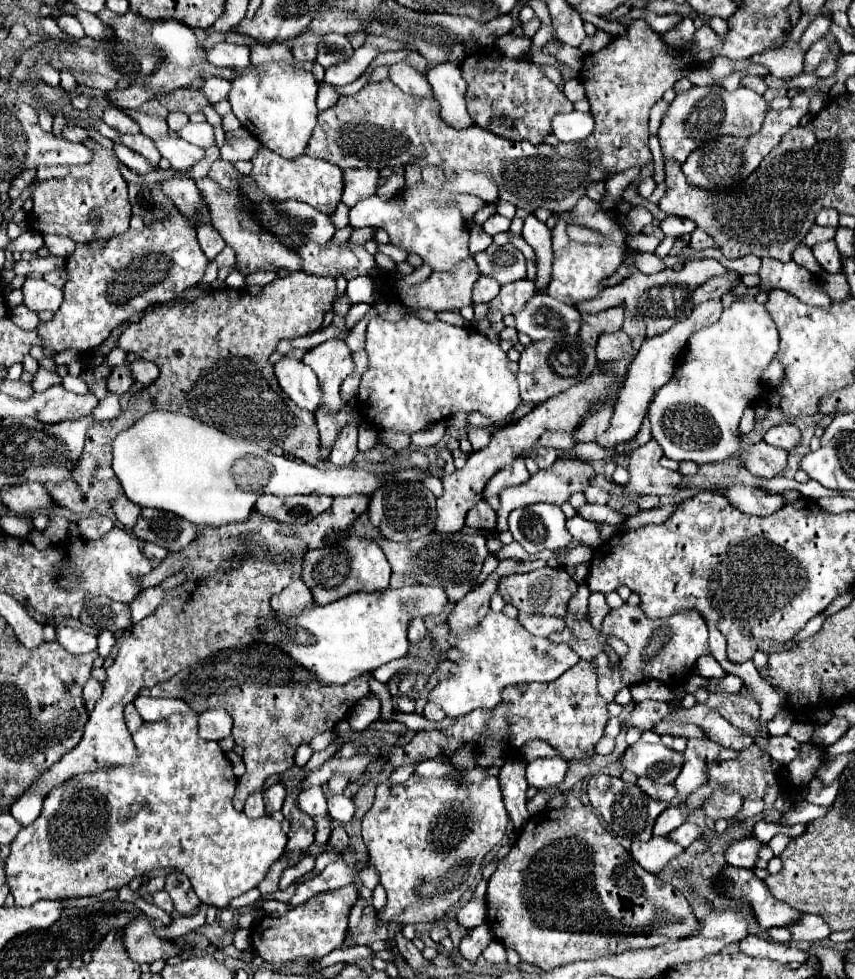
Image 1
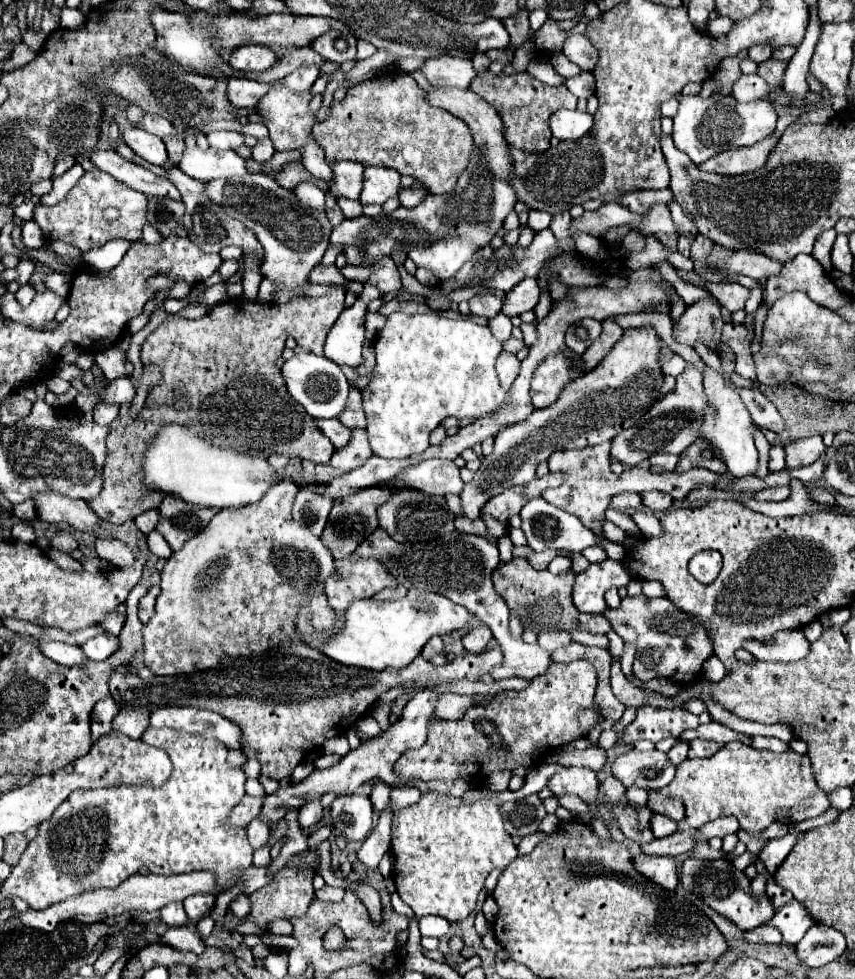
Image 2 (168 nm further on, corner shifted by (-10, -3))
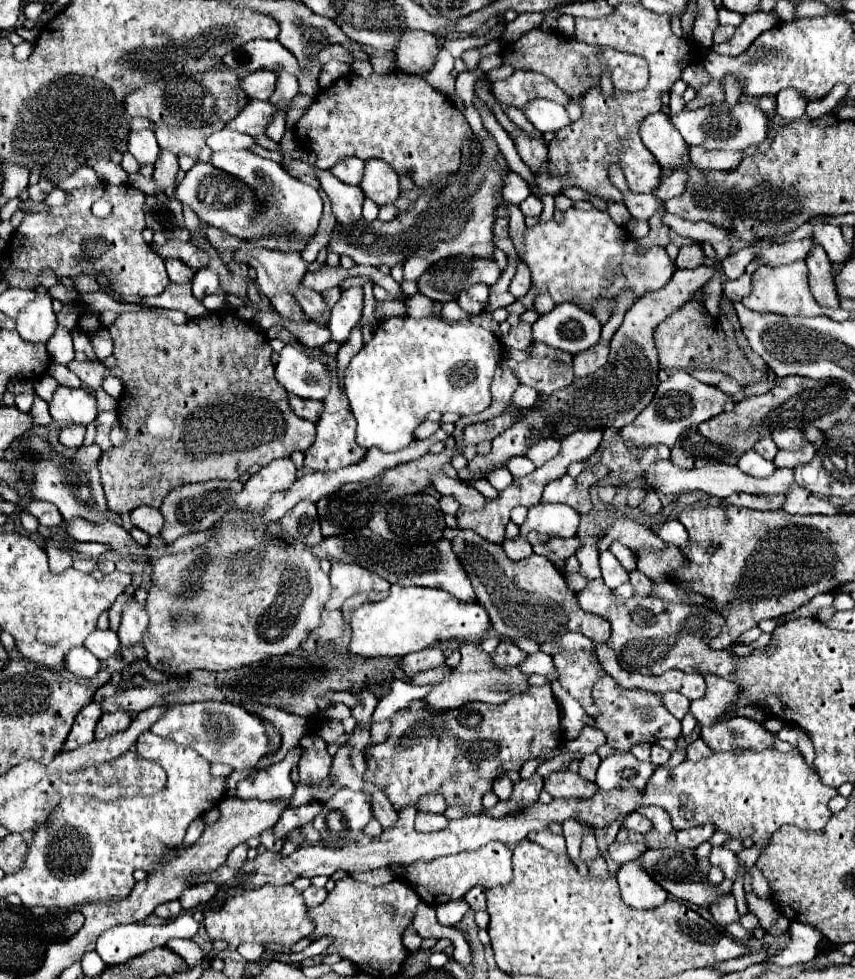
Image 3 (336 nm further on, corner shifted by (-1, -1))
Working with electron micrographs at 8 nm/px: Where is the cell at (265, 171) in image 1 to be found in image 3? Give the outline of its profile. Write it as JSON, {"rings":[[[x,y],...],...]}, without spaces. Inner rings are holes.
{"rings":[[[351,157],[351,159],[339,161],[335,167],[331,167],[331,173],[347,185],[359,185],[359,181],[363,177],[363,167],[365,167],[365,163],[361,159]]]}

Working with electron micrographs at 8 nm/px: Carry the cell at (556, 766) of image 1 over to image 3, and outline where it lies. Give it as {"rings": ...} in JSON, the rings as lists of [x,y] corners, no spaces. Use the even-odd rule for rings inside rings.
{"rings":[[[569,771],[551,773],[543,781],[551,797],[561,797],[561,799],[569,799],[569,797],[589,799],[597,791],[597,785],[593,781],[587,781],[579,773],[569,773]]]}

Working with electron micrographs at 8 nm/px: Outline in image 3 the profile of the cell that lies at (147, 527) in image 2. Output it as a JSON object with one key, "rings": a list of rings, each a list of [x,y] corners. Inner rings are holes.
{"rings":[[[137,507],[131,513],[131,523],[139,529],[143,529],[147,535],[155,537],[163,527],[163,515],[155,507]]]}

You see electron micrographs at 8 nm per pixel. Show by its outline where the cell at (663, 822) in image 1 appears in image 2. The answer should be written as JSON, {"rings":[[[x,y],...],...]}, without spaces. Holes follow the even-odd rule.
{"rings":[[[652,815],[650,829],[652,829],[654,837],[668,837],[678,829],[678,823],[670,821],[668,817],[662,817],[662,815]]]}

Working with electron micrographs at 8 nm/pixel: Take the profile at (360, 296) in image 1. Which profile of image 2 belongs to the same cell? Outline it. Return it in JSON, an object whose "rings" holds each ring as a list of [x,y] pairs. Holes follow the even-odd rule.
{"rings":[[[440,87],[432,93],[428,93],[428,101],[434,107],[446,109],[456,117],[462,117],[462,121],[470,127],[474,137],[474,151],[470,157],[470,165],[460,175],[454,191],[448,197],[438,195],[426,195],[426,199],[416,205],[414,209],[398,207],[392,213],[382,213],[378,217],[366,217],[360,215],[356,219],[344,219],[338,229],[332,231],[330,243],[332,245],[358,245],[364,251],[364,257],[370,259],[370,265],[354,267],[344,273],[350,281],[366,283],[368,277],[374,273],[374,265],[390,257],[394,249],[408,251],[410,247],[426,247],[436,241],[442,241],[446,237],[462,237],[472,241],[476,247],[488,247],[496,231],[502,227],[504,219],[510,211],[514,211],[516,205],[516,191],[510,183],[512,179],[512,157],[510,157],[510,145],[504,139],[502,119],[498,117],[496,109],[492,105],[486,105],[476,93],[470,89],[452,89],[452,87]]]}

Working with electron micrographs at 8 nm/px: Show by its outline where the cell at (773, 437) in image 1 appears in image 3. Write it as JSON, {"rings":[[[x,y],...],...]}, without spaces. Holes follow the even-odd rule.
{"rings":[[[807,441],[805,447],[797,449],[797,451],[785,451],[785,449],[781,449],[781,451],[775,455],[773,463],[775,463],[775,467],[795,469],[795,467],[799,467],[799,465],[809,463],[809,461],[813,459],[813,455],[815,455],[815,445]]]}

